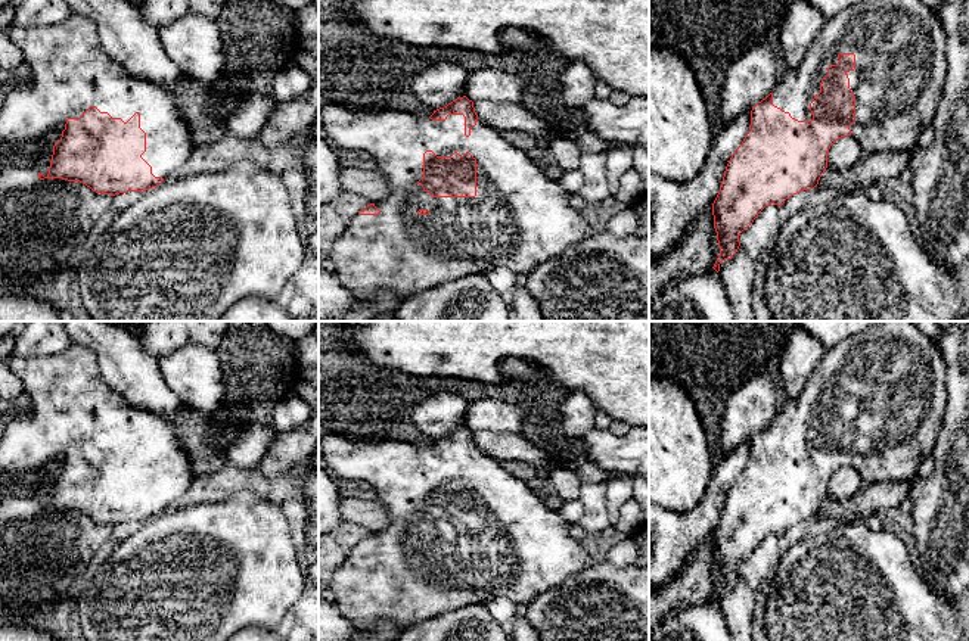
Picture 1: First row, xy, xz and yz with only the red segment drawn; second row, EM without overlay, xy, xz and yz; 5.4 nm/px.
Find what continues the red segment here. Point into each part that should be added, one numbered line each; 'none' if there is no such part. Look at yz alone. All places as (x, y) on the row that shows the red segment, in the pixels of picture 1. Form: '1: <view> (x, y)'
1: yz (900, 69)

